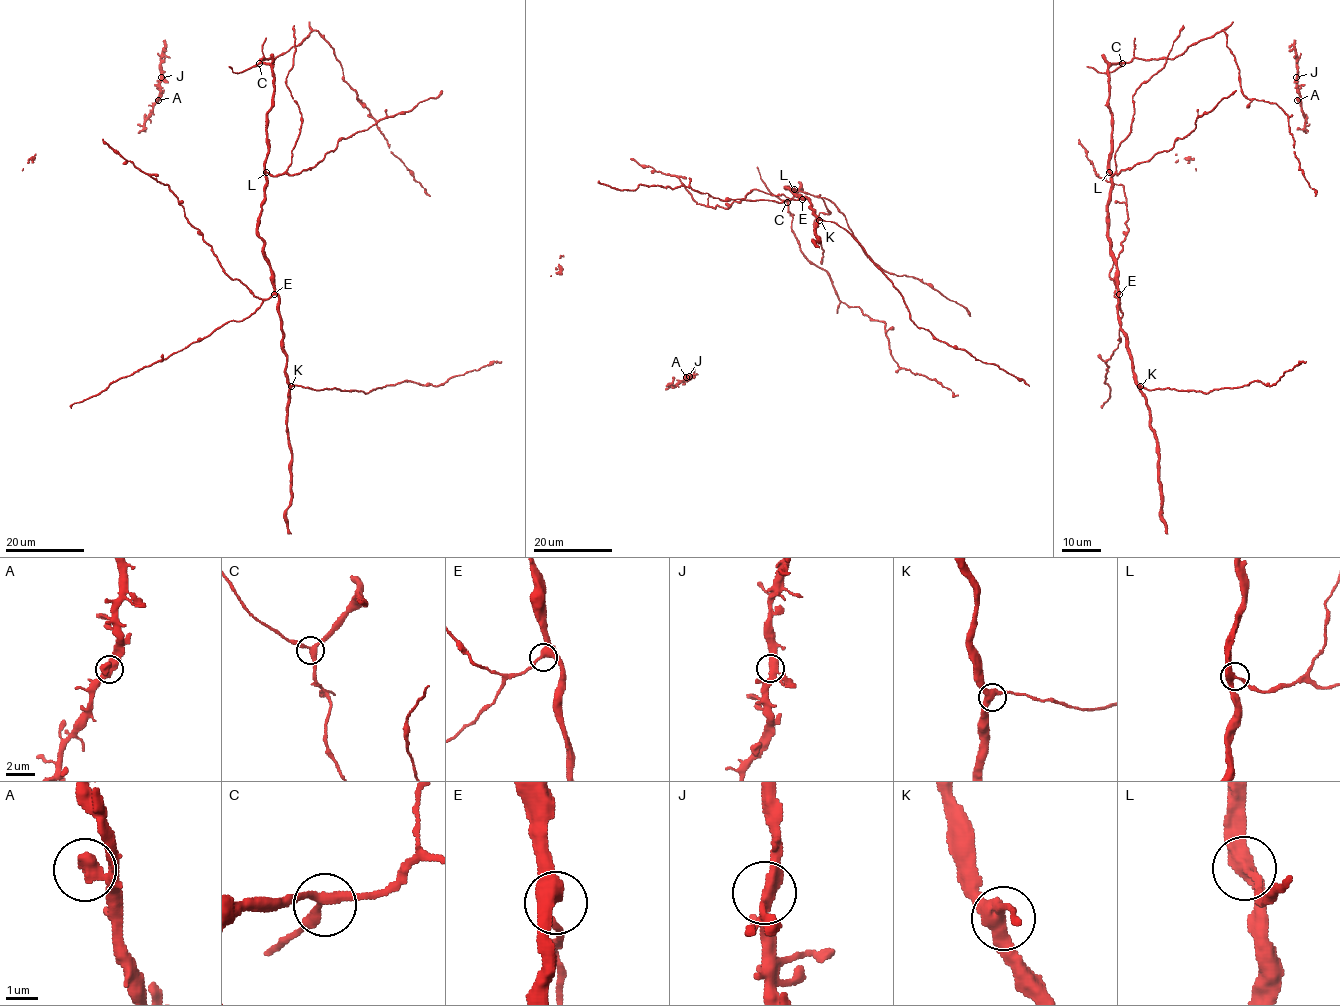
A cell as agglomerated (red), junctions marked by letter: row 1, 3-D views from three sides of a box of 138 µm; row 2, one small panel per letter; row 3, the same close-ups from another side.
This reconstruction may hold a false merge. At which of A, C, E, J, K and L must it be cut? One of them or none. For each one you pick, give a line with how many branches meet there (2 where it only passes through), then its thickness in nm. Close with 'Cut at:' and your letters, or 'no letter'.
Cut at: no letter

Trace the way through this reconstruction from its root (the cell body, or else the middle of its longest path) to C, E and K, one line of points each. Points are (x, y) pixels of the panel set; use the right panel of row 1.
C: (1111, 175), (1112, 113), (1108, 106), (1107, 68), (1122, 63)
E: (1111, 175), (1107, 239), (1116, 266), (1119, 294)
K: (1111, 175), (1107, 239), (1116, 266), (1120, 330), (1126, 339), (1134, 381), (1140, 386)

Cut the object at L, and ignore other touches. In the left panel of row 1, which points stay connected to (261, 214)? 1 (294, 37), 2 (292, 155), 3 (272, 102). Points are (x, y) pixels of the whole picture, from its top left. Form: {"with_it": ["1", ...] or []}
{"with_it": ["3"]}

